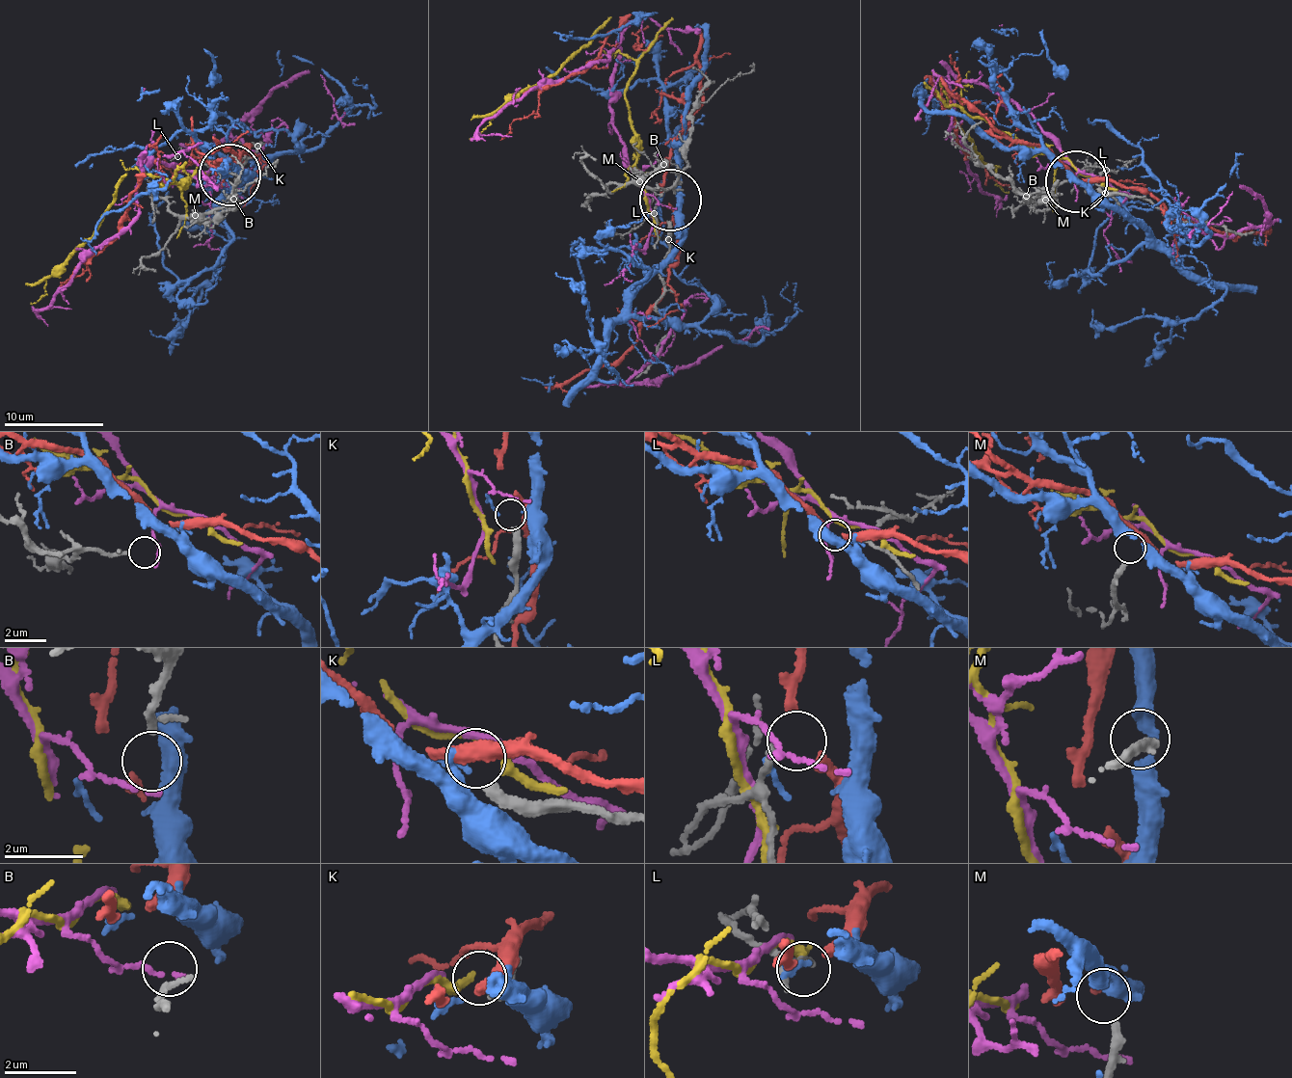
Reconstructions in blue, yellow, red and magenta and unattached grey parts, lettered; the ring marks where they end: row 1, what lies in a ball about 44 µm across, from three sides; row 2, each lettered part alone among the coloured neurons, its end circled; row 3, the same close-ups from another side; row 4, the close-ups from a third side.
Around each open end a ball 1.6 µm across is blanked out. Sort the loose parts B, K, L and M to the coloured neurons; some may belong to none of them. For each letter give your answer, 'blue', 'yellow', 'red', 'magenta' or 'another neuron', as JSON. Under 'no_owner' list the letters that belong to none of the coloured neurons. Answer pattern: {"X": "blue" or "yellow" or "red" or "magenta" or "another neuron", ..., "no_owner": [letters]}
{"B": "another neuron", "K": "another neuron", "L": "red", "M": "blue", "no_owner": ["B", "K"]}

